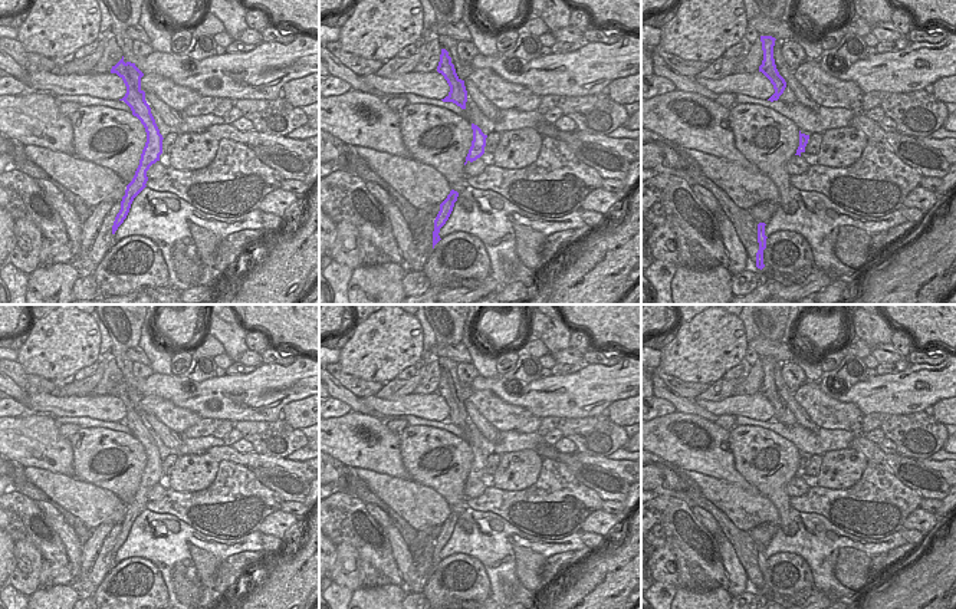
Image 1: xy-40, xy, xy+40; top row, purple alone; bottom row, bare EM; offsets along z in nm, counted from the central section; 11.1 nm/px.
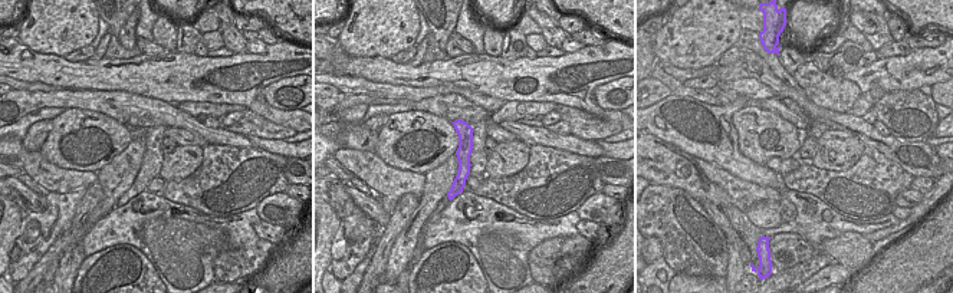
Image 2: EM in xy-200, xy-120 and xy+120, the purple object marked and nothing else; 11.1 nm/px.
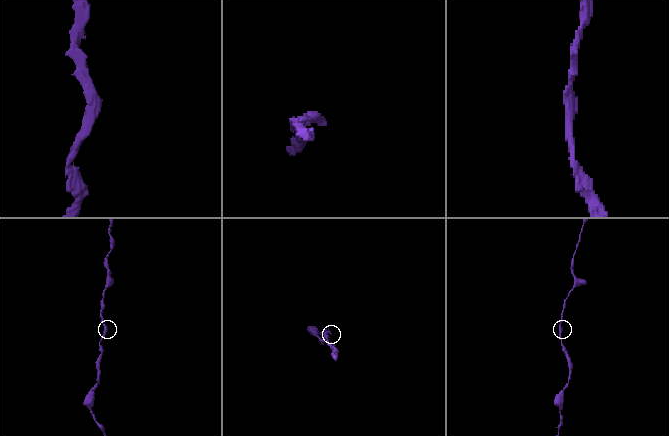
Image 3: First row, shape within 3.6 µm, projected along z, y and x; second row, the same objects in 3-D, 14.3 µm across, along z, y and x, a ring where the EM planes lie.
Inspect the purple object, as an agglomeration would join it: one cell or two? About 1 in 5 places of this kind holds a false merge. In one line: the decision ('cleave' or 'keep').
keep

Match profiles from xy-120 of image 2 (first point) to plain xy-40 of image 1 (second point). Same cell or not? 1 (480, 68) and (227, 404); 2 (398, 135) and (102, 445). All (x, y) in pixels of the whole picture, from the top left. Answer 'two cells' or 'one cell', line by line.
1: one cell
2: one cell

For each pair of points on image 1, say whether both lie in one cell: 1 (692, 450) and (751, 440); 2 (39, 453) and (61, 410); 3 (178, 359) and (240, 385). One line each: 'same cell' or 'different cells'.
1: different cells
2: different cells
3: different cells

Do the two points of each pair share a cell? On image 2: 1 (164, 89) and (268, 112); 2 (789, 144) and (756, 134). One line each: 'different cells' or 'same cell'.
1: same cell
2: same cell

